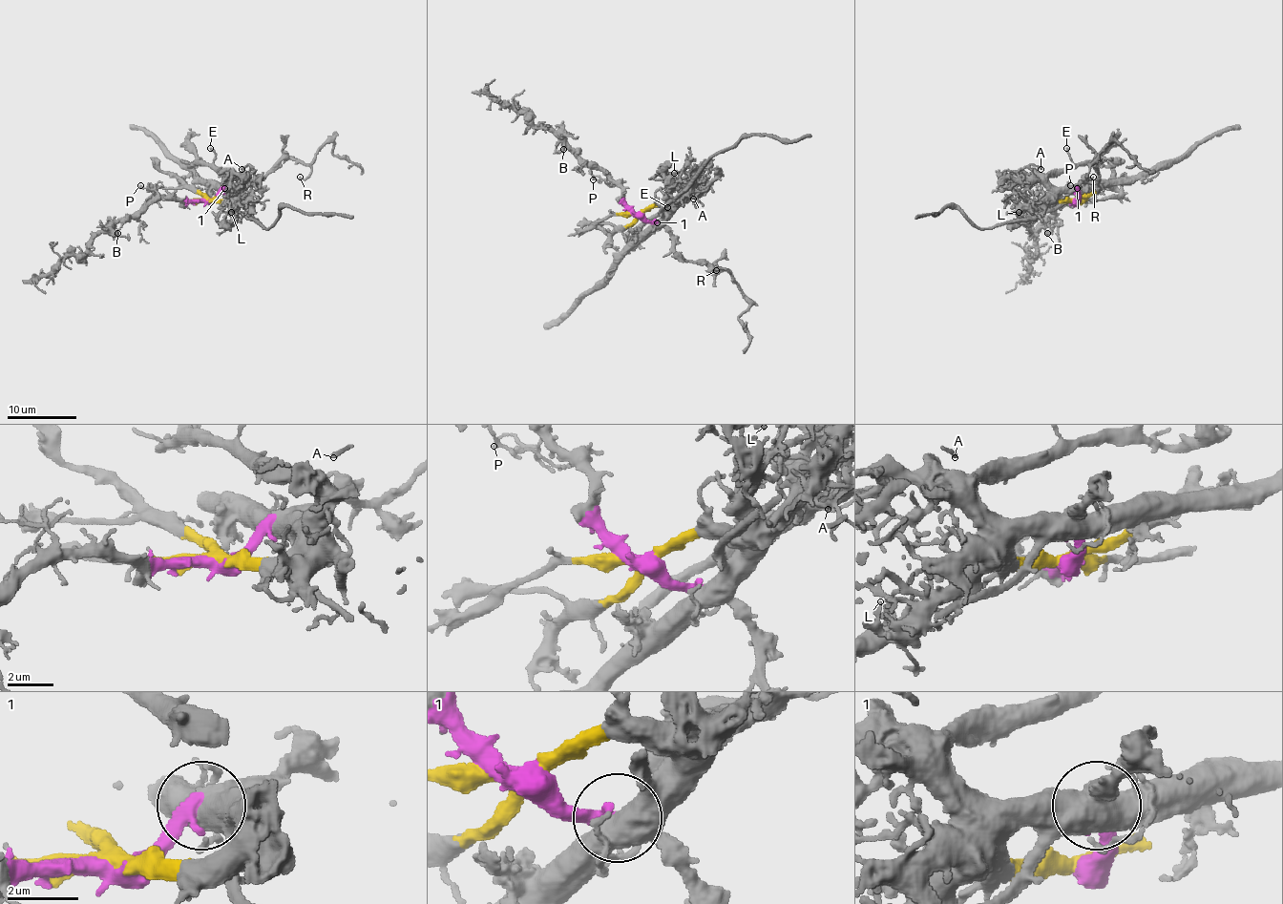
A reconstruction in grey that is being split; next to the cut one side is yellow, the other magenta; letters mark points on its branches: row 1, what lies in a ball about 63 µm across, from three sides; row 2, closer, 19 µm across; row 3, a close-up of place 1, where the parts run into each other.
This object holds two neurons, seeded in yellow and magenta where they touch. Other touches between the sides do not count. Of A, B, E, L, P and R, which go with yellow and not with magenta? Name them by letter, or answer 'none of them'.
A, E, L

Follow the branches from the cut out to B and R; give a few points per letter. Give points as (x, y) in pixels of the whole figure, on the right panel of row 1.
B: (1076, 199), (1056, 199), (1048, 221), (1051, 230), (1047, 234)
R: (1076, 199), (1079, 183), (1096, 181), (1099, 175), (1095, 164), (1100, 158), (1089, 162), (1087, 179), (1093, 177)

